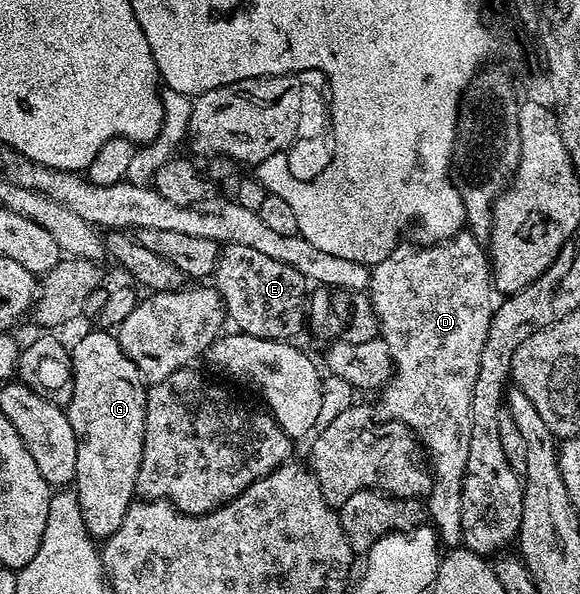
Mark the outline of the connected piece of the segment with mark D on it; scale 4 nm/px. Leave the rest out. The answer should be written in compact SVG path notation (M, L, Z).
M461 230L457 236L449 240L432 242L429 248L404 248L397 247L392 255L387 256L382 262L371 265L371 276L367 286L367 293L372 298L374 314L380 323L379 339L386 342L392 359L392 377L384 385L380 396L380 408L389 420L396 420L404 424L416 437L432 473L432 492L426 497L426 512L430 517L431 527L435 528L439 543L444 546L456 546L462 540L462 502L460 501L460 487L464 481L466 470L466 454L470 454L470 394L474 394L474 378L478 378L478 366L482 362L482 346L486 346L486 330L490 330L490 318L494 311L494 285L492 282L492 270L490 261L481 241L477 240L471 232Z

